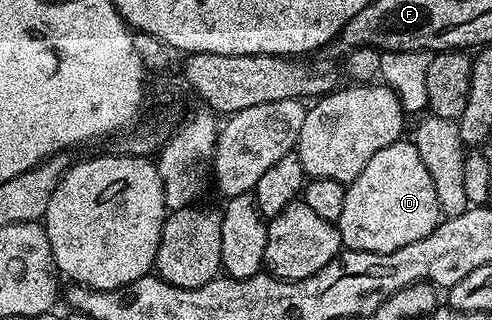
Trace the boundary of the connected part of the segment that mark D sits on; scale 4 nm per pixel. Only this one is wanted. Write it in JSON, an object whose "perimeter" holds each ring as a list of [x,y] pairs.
{"perimeter":[[[403,139],[384,147],[384,151],[376,151],[364,163],[364,171],[346,185],[344,211],[340,211],[336,224],[345,248],[387,253],[424,239],[424,235],[438,226],[439,220],[432,175],[428,175],[428,167],[424,167],[424,159],[420,159],[413,140]]]}

